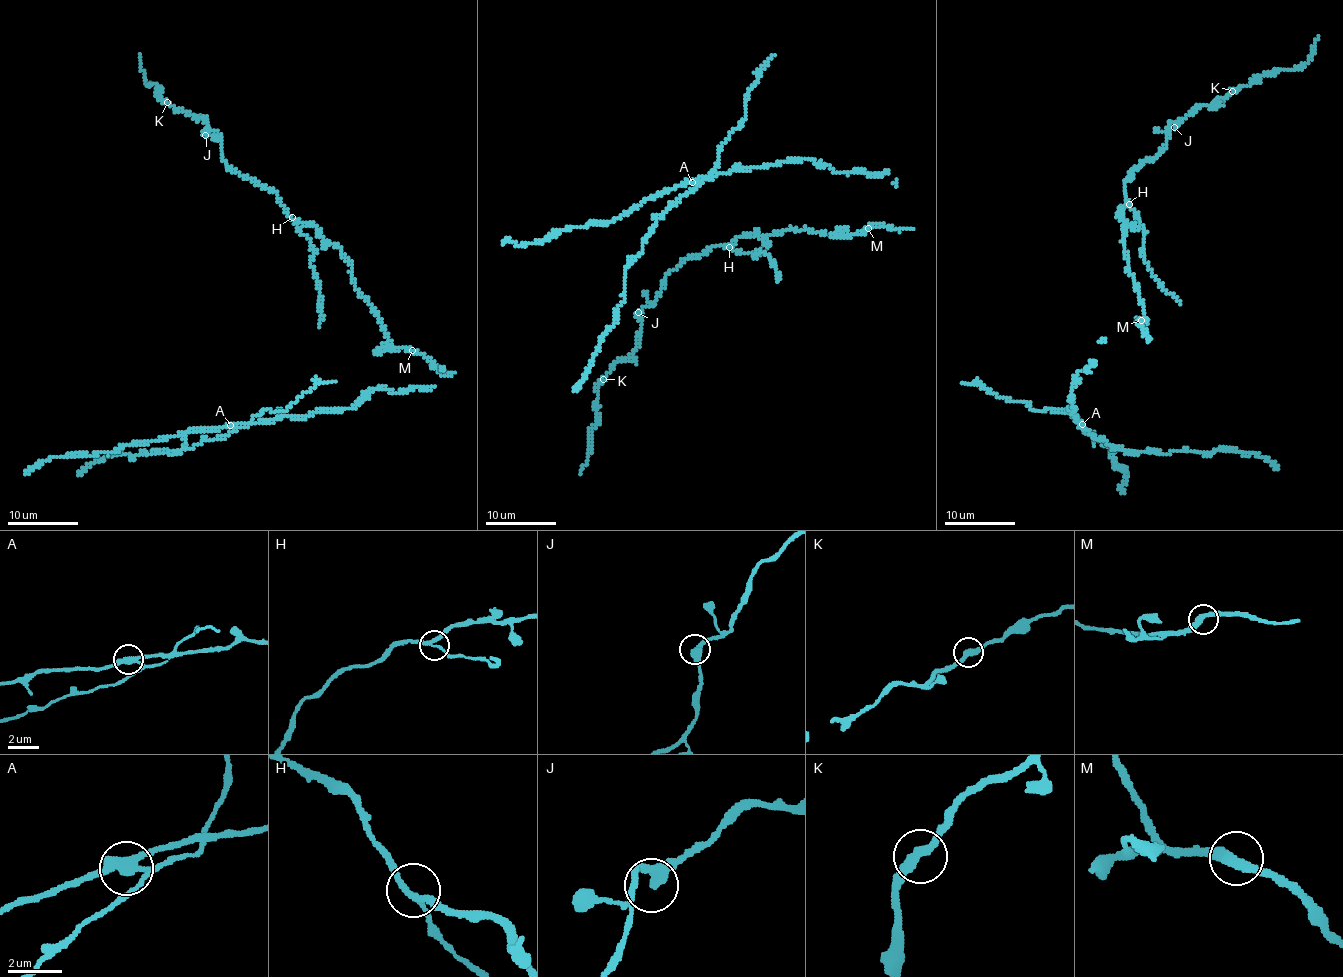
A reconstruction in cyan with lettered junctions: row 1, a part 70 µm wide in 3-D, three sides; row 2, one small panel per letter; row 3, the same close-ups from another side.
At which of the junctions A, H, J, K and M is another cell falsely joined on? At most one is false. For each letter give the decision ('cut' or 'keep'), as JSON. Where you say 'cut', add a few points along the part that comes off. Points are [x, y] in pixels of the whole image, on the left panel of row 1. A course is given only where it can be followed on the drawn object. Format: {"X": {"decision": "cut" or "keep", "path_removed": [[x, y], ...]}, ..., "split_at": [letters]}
{"A": {"decision": "cut", "path_removed": [[231, 425], [236, 428], [230, 434], [172, 454], [156, 451], [134, 456], [116, 452], [93, 462], [79, 476]]}, "H": {"decision": "keep"}, "J": {"decision": "keep"}, "K": {"decision": "keep"}, "M": {"decision": "keep"}, "split_at": ["A"]}

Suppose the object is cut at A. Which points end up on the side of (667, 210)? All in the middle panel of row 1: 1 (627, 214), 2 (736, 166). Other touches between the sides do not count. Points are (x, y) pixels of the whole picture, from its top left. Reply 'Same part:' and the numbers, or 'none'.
Same part: none

